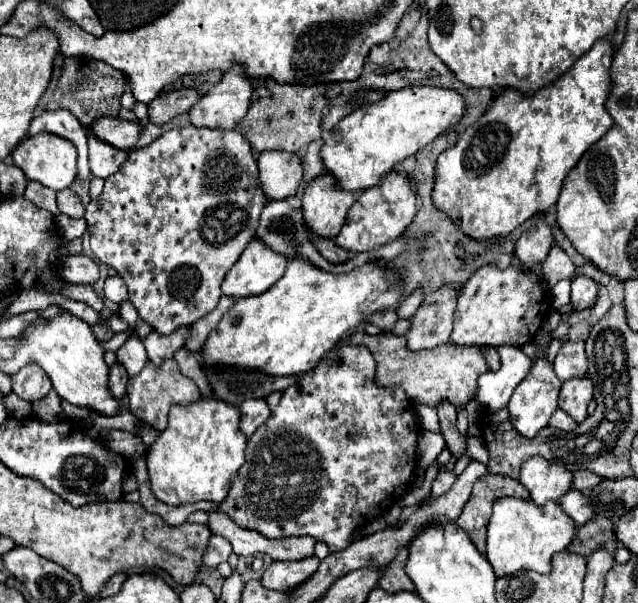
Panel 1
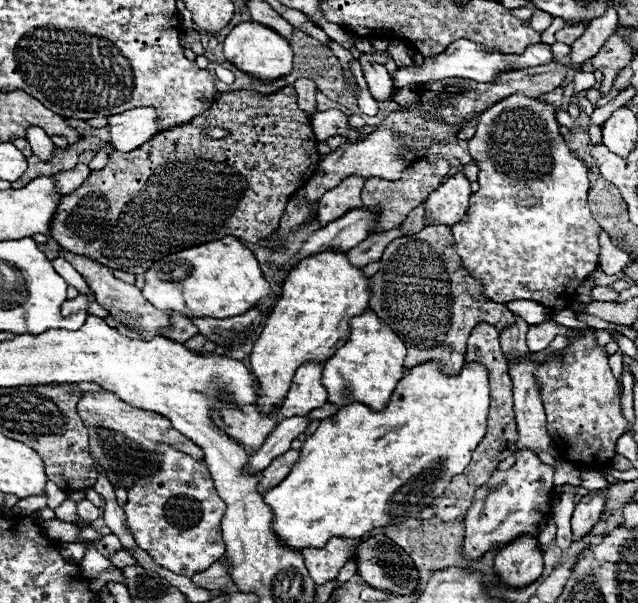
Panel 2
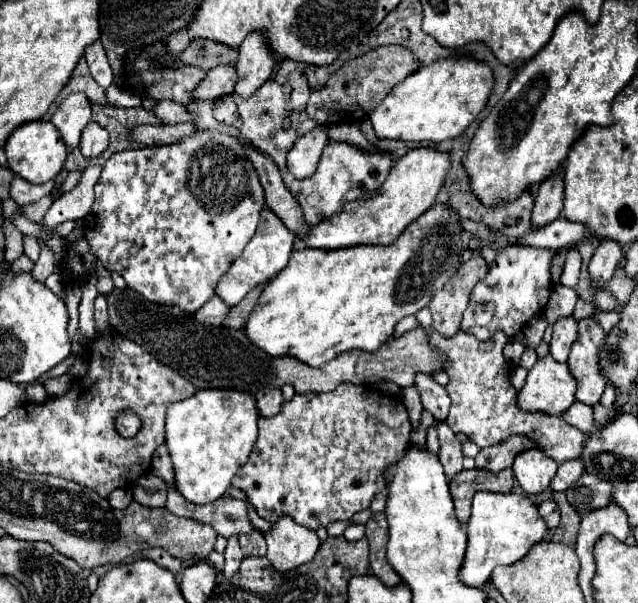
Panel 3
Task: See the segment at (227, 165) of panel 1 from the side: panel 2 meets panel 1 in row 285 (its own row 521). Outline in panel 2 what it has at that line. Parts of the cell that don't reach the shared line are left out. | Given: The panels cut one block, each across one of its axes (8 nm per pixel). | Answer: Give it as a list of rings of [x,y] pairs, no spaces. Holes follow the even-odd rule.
[[[158,444],[156,454],[158,470],[152,476],[136,480],[128,490],[128,502],[124,506],[126,526],[136,544],[146,550],[158,566],[190,578],[210,568],[226,552],[220,530],[226,504],[216,494],[214,480],[200,460],[184,456],[184,452],[168,444]]]

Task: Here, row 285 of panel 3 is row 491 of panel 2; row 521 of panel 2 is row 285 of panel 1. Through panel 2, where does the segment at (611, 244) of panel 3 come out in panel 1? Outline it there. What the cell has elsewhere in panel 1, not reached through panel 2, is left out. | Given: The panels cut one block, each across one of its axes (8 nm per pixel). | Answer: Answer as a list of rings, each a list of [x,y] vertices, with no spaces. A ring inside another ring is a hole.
[[[586,276],[572,280],[572,306],[576,310],[584,310],[596,302],[598,294],[598,282]]]

